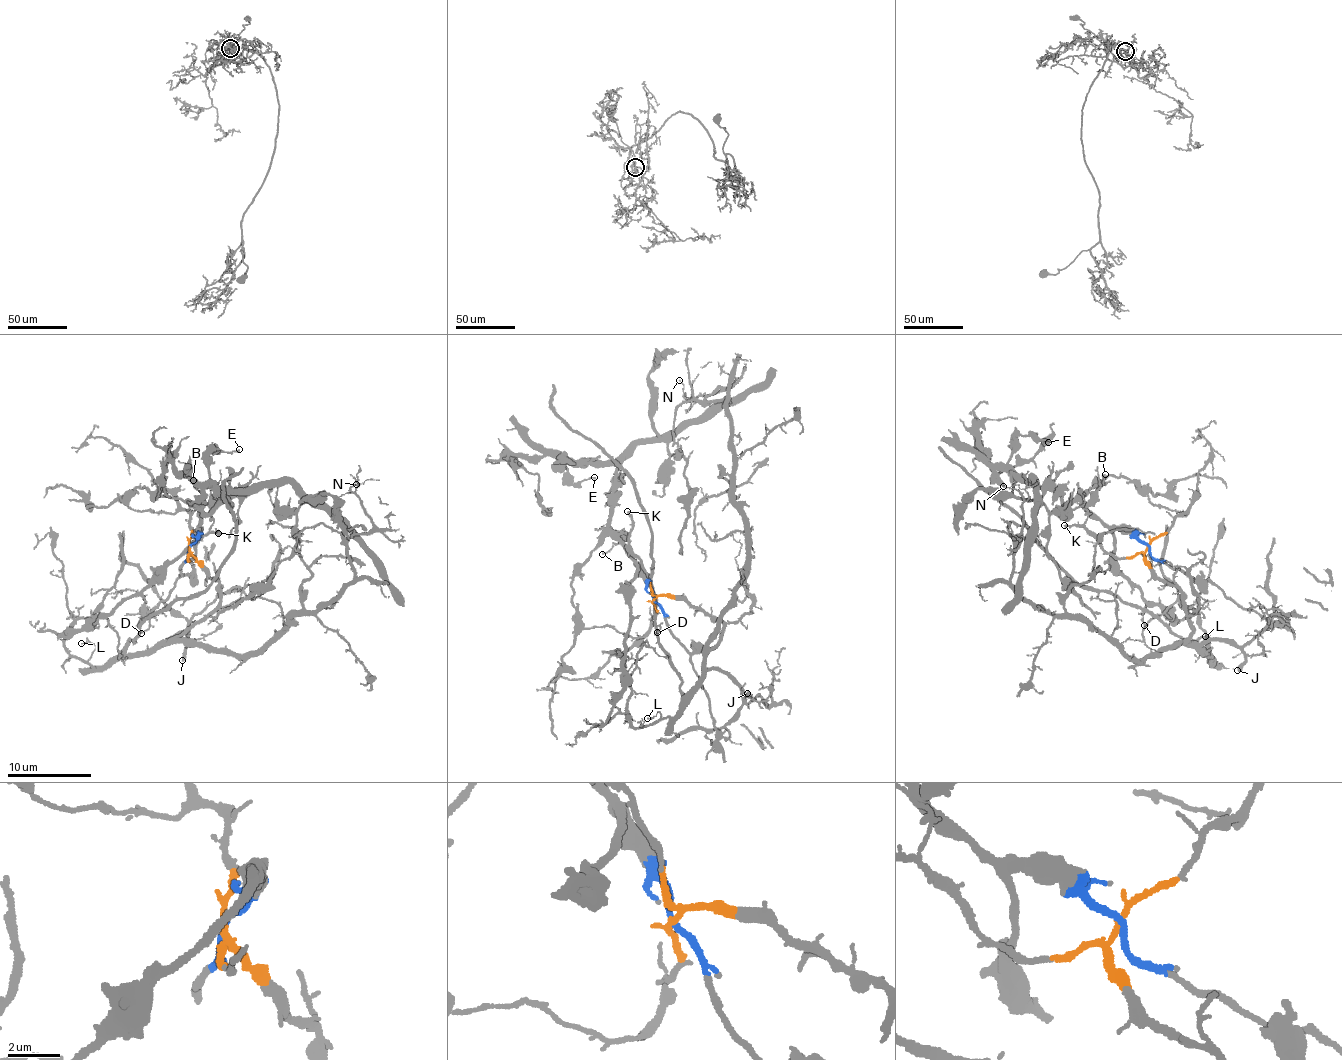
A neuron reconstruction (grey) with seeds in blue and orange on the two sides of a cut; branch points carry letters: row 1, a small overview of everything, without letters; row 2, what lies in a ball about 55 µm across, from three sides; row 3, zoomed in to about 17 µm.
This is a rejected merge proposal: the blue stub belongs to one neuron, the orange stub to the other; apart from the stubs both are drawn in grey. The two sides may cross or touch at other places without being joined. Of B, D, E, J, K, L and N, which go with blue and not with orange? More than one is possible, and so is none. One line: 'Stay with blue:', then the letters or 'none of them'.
Stay with blue: B, E

